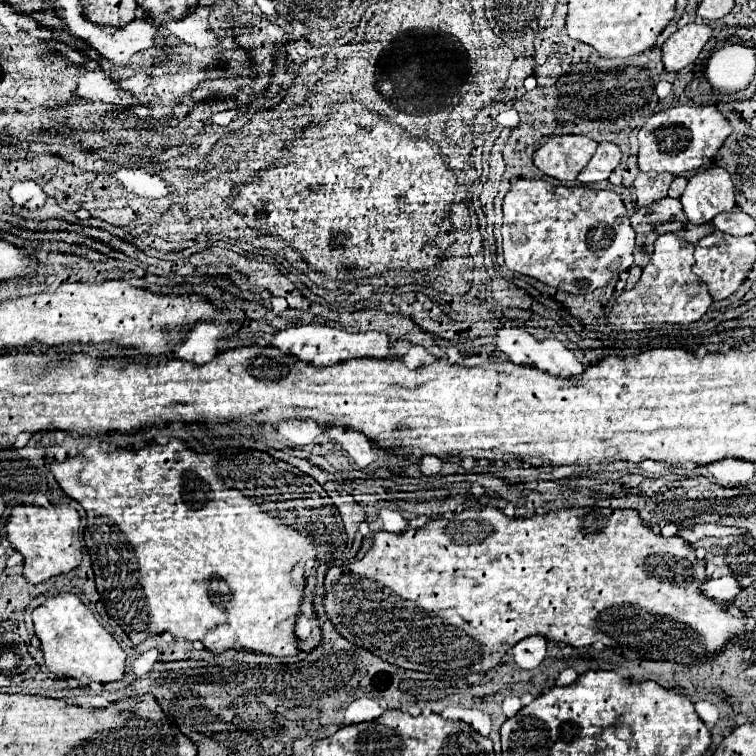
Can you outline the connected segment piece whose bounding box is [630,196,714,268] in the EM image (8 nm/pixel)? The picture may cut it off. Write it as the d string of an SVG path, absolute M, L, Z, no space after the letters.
M666 196L666 198L658 200L658 202L654 202L654 204L646 206L646 208L638 208L638 210L630 216L630 224L632 224L632 228L636 230L636 256L634 256L636 260L634 260L634 262L636 262L638 266L642 266L642 268L650 262L652 250L654 250L654 242L656 242L662 234L676 232L680 238L684 238L684 240L696 244L700 238L704 238L704 236L708 236L708 234L714 232L714 226L712 226L712 224L692 224L692 222L688 222L688 218L684 216L684 210L682 210L680 200L678 200L678 198L670 198L670 196Z

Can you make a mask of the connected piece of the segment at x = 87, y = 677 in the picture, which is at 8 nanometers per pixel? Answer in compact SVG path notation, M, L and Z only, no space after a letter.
M64 592L50 596L32 612L32 620L36 636L40 638L40 648L44 652L44 664L54 676L72 676L82 686L90 682L112 682L122 678L126 652L104 630L104 626L98 624L92 610L76 594Z

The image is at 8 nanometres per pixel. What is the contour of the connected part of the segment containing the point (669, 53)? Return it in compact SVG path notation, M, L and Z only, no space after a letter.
M690 22L676 30L664 44L662 44L662 62L668 72L678 72L692 64L704 44L710 40L712 28L702 22Z

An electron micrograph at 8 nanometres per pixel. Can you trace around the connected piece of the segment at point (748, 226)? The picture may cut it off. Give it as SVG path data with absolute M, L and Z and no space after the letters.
M734 208L732 212L718 214L718 218L714 218L712 222L716 230L732 234L732 236L746 236L746 234L752 234L754 230L754 220L738 208Z

